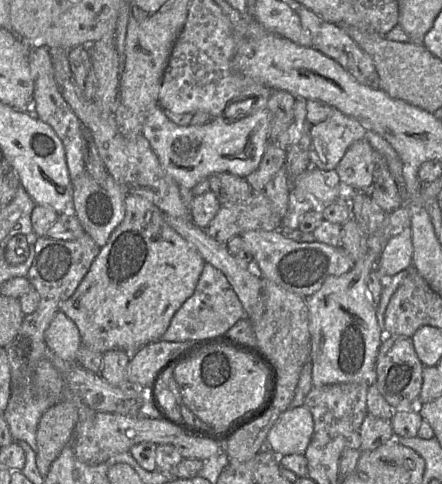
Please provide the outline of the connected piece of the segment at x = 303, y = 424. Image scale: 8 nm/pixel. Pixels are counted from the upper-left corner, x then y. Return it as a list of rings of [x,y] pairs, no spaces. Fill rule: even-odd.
[[[306,407],[288,408],[269,430],[266,447],[277,456],[304,454],[313,429],[313,417]]]

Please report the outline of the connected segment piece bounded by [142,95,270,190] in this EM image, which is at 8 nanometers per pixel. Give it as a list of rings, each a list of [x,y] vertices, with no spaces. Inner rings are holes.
[[[268,97],[258,98],[255,110],[245,118],[227,121],[213,118],[201,126],[178,126],[155,106],[149,113],[142,134],[157,155],[164,171],[179,185],[192,190],[199,182],[218,173],[230,173],[246,178],[260,165],[269,143],[270,111]]]

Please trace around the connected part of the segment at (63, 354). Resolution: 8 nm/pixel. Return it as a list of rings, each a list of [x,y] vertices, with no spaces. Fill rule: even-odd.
[[[63,312],[55,314],[45,331],[45,341],[50,351],[68,362],[76,362],[82,346],[77,325]]]

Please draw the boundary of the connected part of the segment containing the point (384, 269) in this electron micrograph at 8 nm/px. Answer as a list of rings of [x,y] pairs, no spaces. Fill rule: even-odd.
[[[409,226],[389,239],[378,259],[377,268],[381,274],[383,286],[384,279],[389,279],[412,265],[413,244]]]

